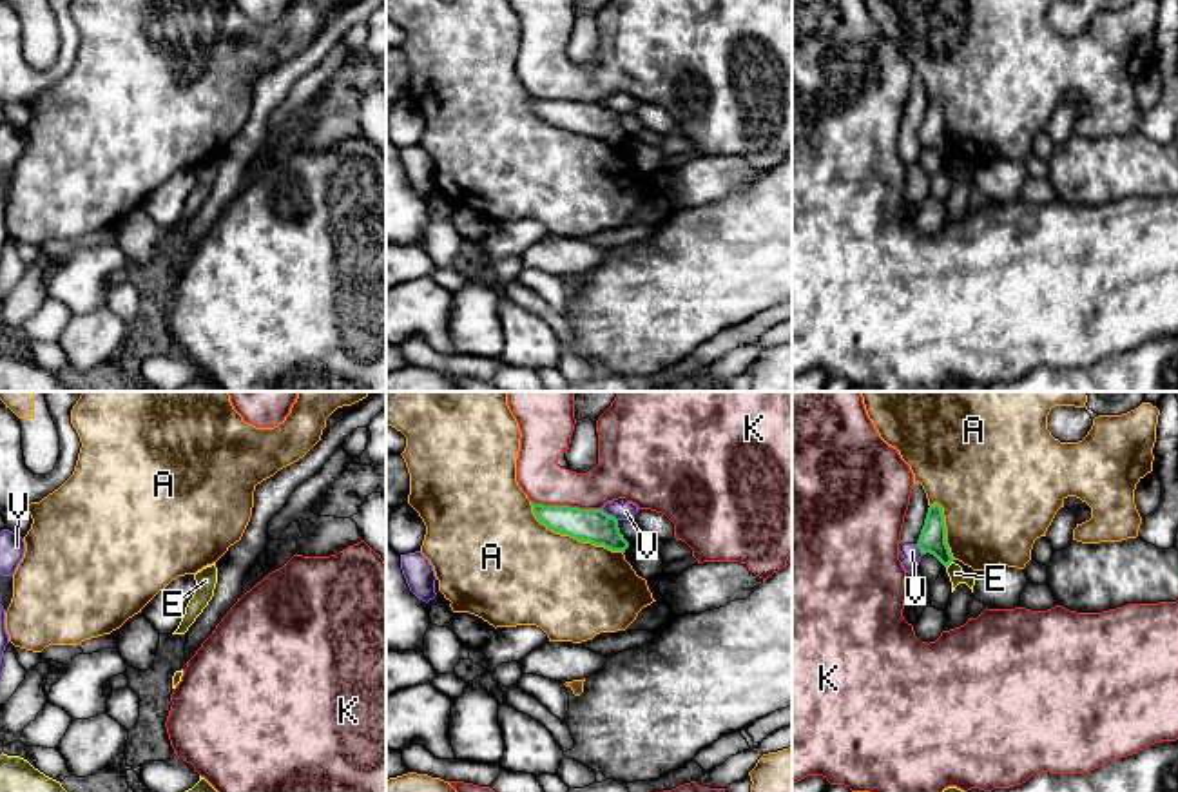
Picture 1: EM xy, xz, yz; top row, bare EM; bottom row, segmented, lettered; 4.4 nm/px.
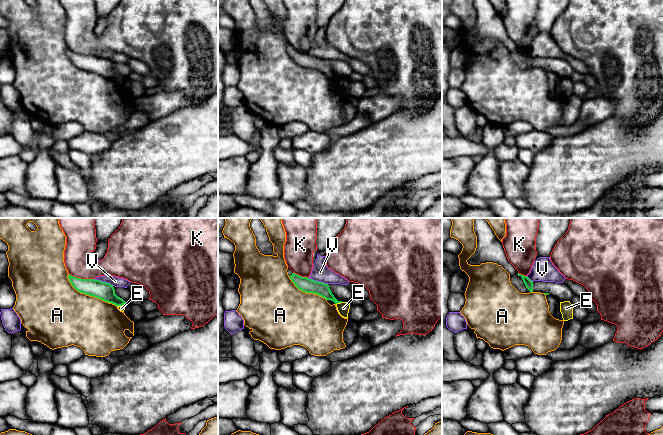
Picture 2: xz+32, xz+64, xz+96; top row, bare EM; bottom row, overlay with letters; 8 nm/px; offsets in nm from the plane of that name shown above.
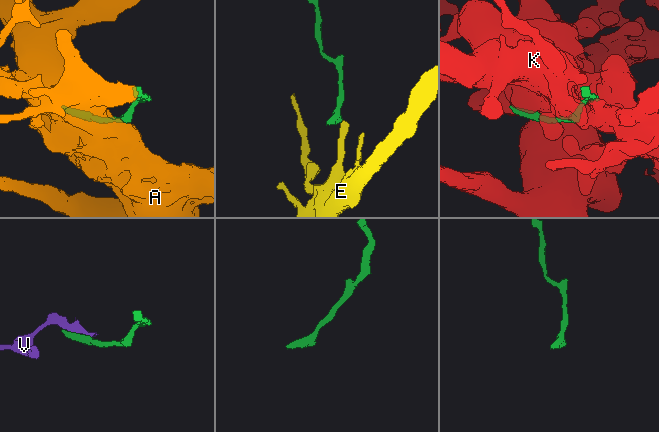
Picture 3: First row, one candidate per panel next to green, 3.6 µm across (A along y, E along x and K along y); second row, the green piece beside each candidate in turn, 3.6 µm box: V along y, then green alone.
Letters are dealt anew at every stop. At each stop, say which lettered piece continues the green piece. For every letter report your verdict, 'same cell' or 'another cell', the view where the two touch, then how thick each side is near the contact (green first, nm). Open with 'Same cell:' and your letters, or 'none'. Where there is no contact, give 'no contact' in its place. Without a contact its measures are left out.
Same cell: none
A: another cell; meets green in xz; 150 nm thick on the green side, 440 nm on the other
E: another cell; meets green in yz; 120 nm thick on the green side, 70 nm on the other
K: another cell; meets green in xz; 150 nm thick on the green side, 200 nm on the other
V: another cell; meets green in xz; 150 nm thick on the green side, 70 nm on the other

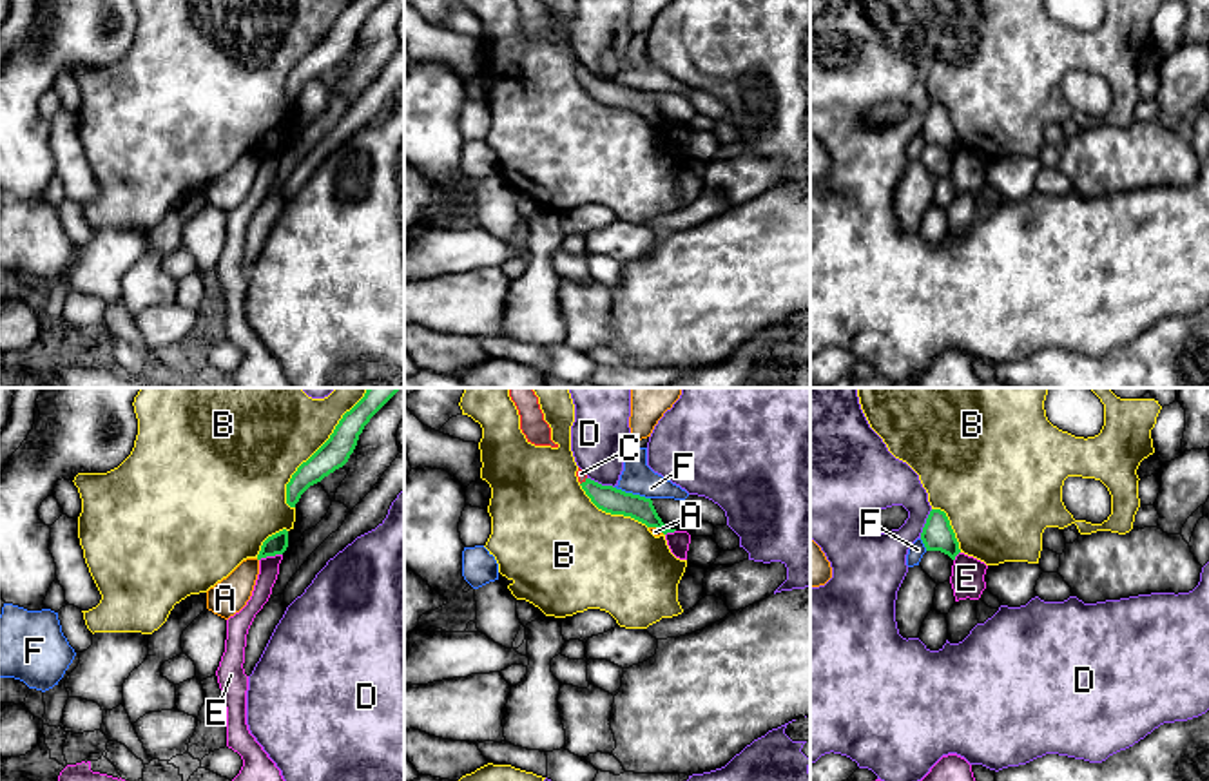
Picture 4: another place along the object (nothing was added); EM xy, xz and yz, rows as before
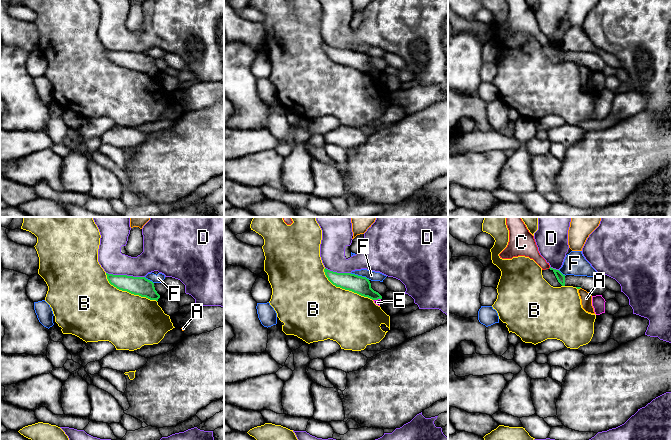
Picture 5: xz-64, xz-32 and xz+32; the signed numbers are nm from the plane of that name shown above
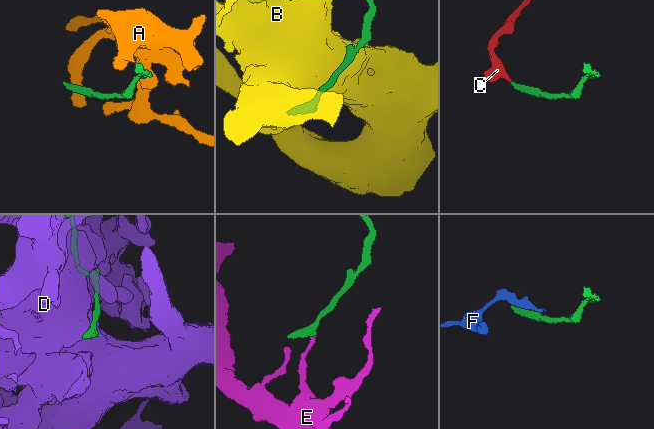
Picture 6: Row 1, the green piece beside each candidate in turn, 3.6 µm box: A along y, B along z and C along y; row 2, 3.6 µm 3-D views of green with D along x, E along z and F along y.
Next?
Same cell: C
A: another cell; meets green in xz; 120 nm thick on the green side, 40 nm on the other
B: another cell; meets green in xy; 140 nm thick on the green side, 400 nm on the other
C: same cell; meets green in xz; 120 nm thick on the green side, 40 nm on the other
D: another cell; meets green in yz; 140 nm thick on the green side, 220 nm on the other
E: another cell; meets green in xy; 90 nm thick on the green side, 100 nm on the other
F: another cell; meets green in xz; 120 nm thick on the green side, 140 nm on the other

